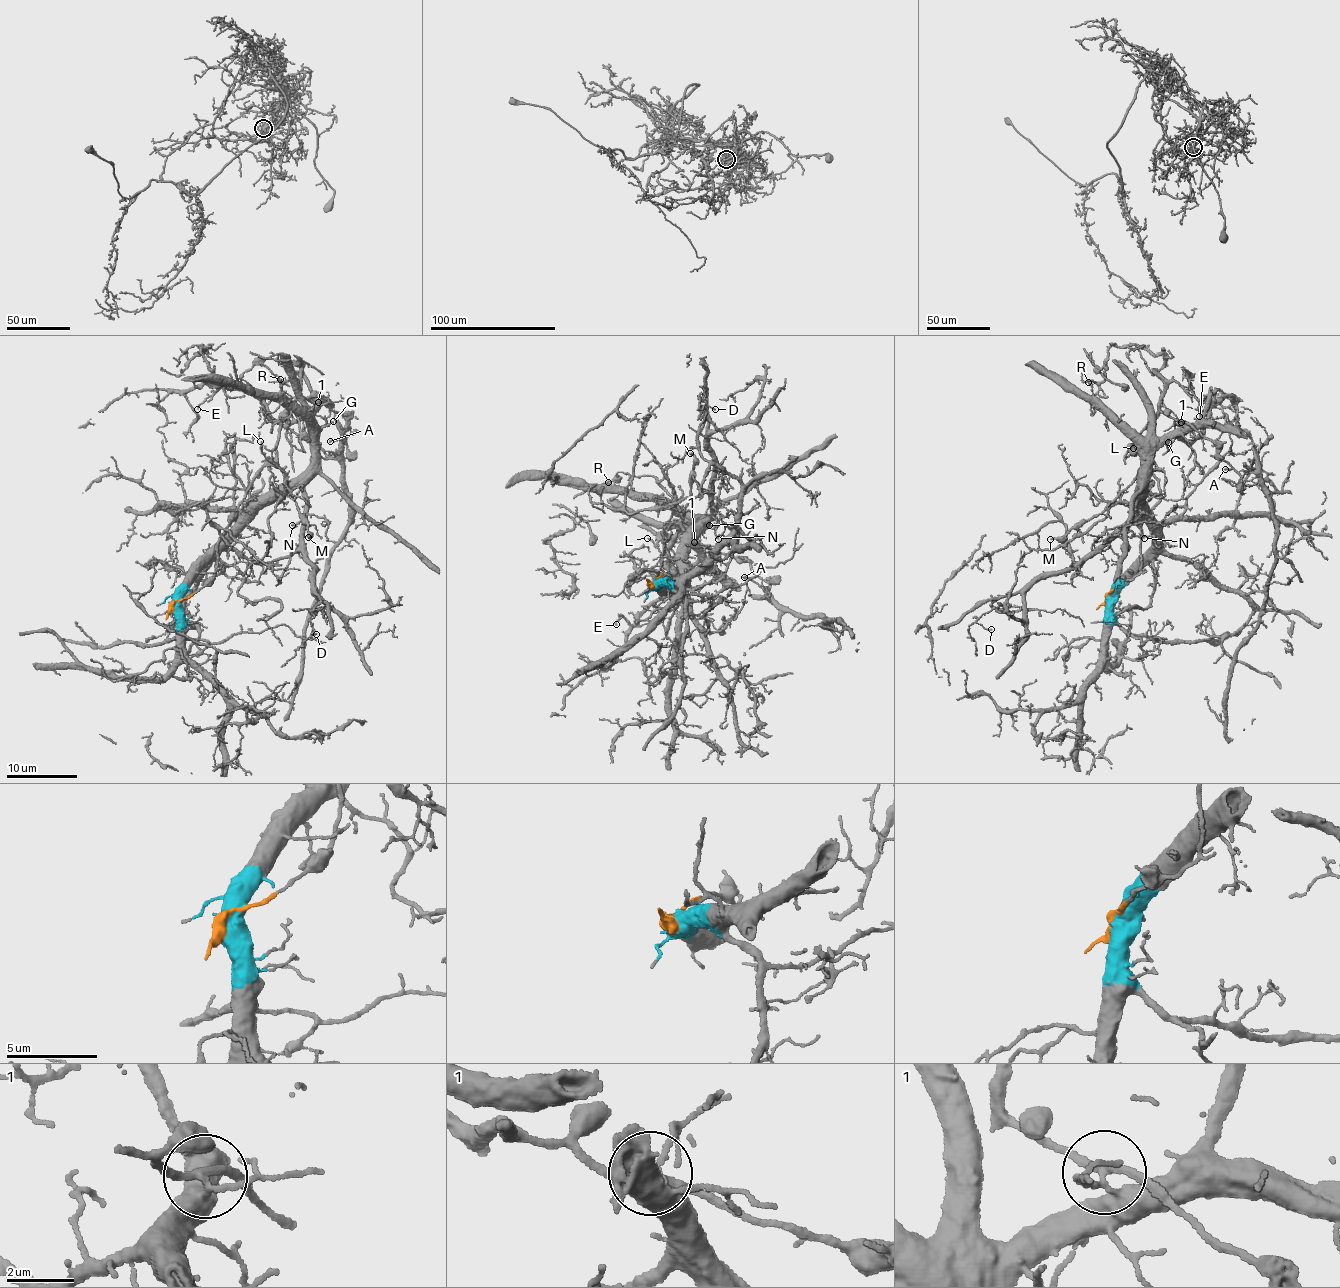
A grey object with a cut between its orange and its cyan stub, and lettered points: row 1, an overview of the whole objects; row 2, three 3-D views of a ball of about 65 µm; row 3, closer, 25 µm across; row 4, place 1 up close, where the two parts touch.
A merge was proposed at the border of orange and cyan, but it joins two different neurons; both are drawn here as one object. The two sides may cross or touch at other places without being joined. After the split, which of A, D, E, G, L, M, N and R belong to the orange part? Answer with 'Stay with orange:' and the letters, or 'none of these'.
Stay with orange: A, L, M

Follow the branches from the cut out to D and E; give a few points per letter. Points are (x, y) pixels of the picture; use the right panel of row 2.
D: (1110, 598), (1139, 566), (1154, 538), (1137, 500), (1125, 525), (1084, 558), (994, 601), (976, 622), (991, 629)
E: (1110, 598), (1154, 538), (1143, 504), (1147, 456), (1169, 438), (1193, 442), (1219, 401), (1201, 403), (1199, 415)

